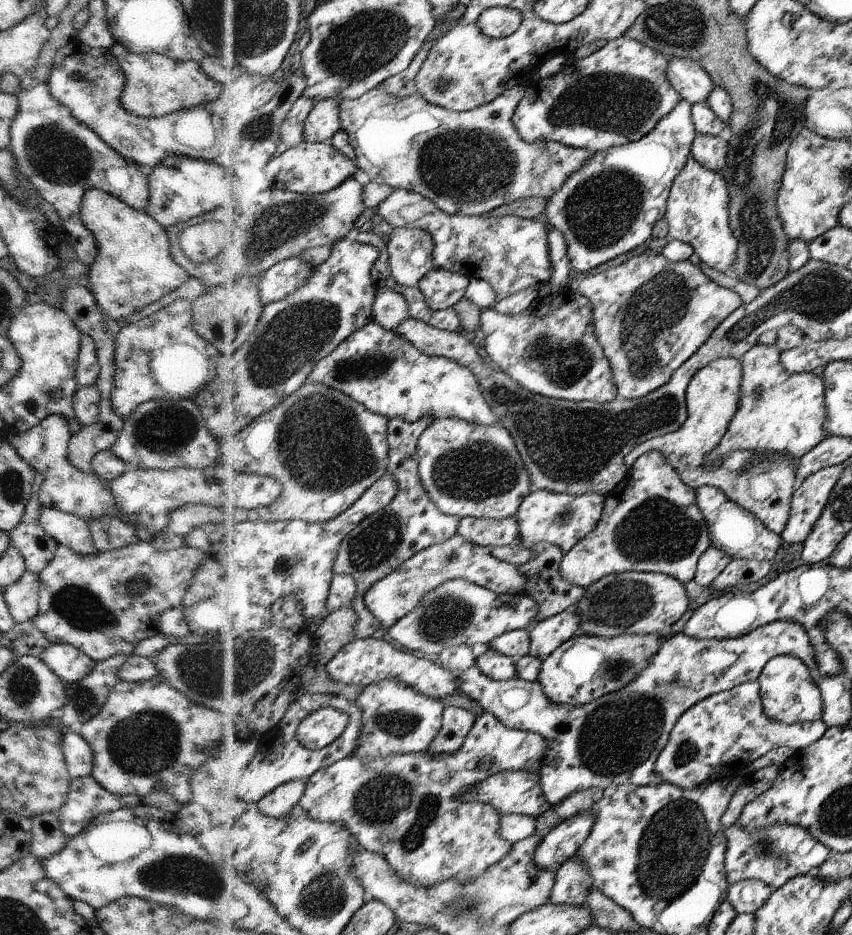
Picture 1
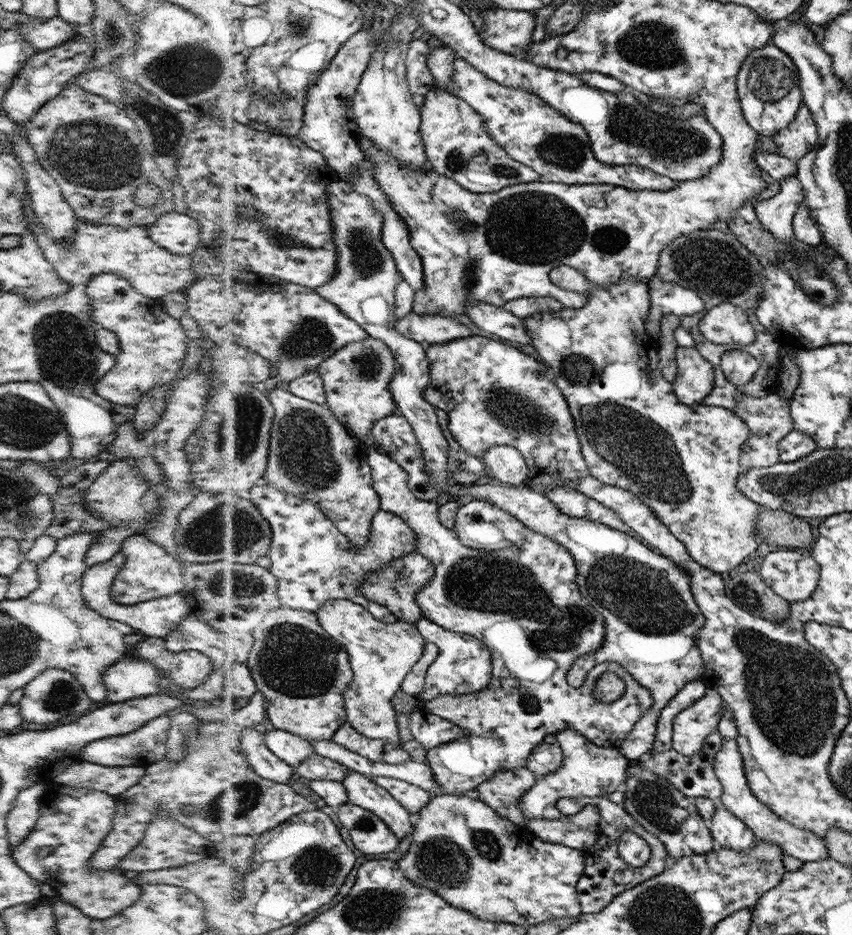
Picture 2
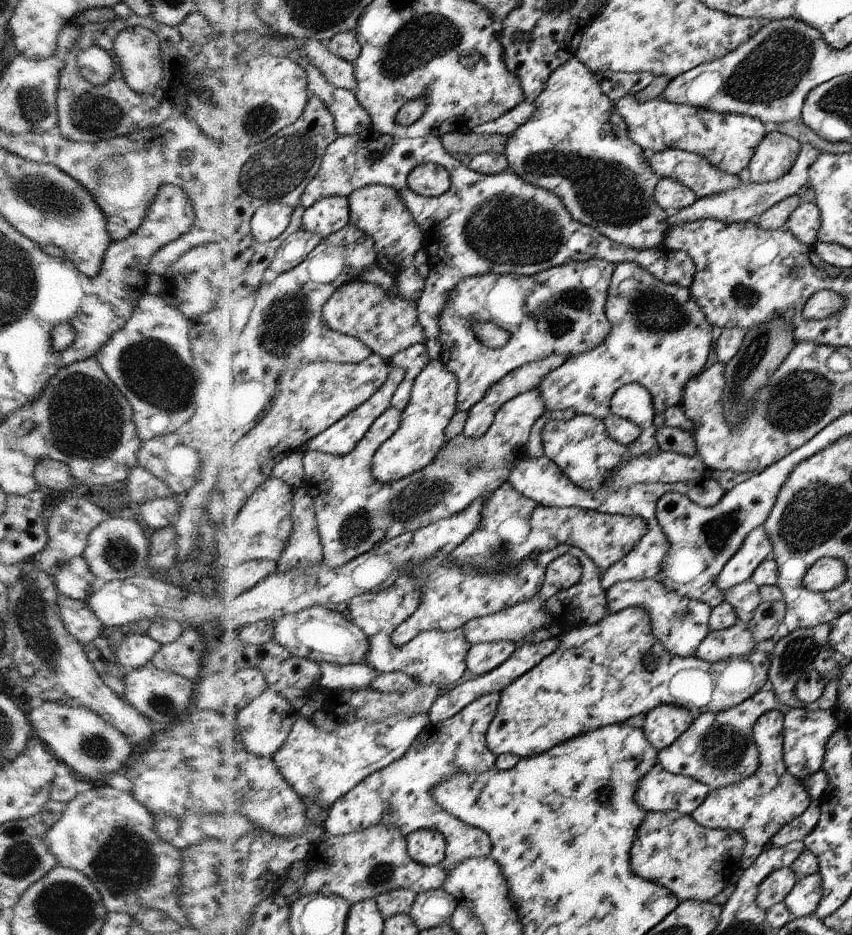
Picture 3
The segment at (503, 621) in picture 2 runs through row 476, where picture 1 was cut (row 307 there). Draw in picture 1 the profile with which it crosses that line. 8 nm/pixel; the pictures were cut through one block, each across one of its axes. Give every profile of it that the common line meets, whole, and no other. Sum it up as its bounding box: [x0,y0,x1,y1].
[373,287,412,331]

